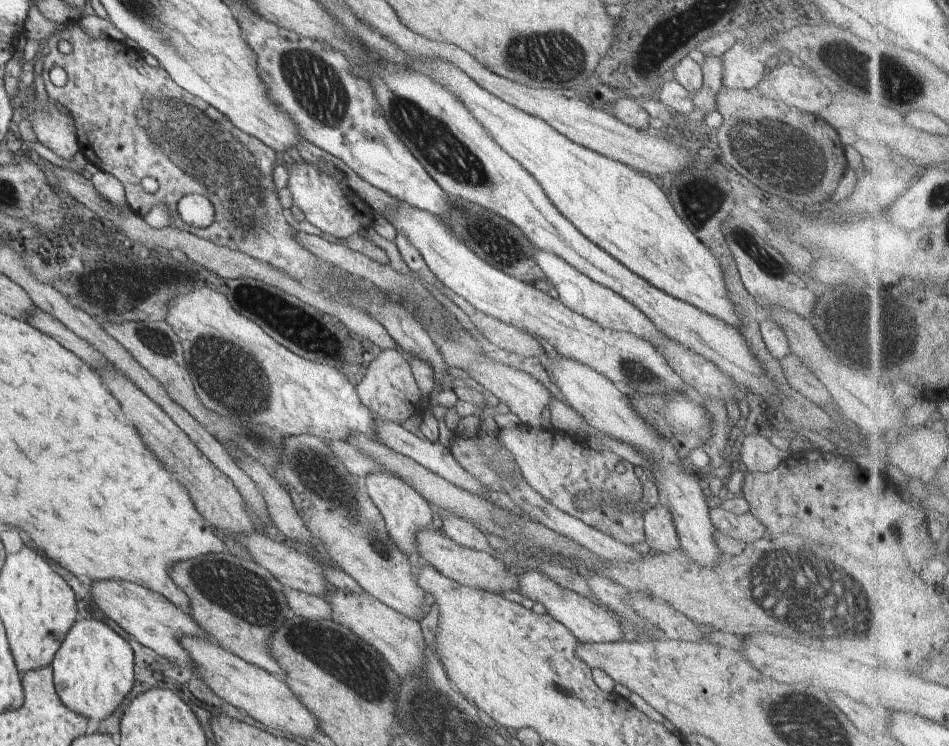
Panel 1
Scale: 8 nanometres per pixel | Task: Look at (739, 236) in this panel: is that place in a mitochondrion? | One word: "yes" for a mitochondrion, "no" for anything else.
yes

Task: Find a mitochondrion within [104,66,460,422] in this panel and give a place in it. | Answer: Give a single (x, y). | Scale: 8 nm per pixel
(187, 136)

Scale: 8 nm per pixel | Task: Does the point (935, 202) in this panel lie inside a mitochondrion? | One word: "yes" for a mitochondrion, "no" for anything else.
yes

